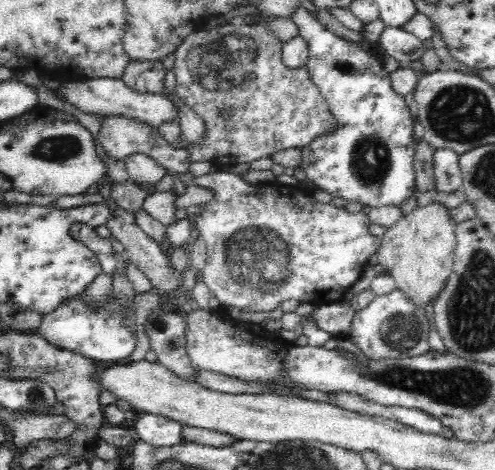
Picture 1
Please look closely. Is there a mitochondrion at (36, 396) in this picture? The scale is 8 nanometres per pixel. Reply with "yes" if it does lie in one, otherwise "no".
yes

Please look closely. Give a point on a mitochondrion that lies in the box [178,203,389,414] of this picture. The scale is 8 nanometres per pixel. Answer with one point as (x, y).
(261, 262)

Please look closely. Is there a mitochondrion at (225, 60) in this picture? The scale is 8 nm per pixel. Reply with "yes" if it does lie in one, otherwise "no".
yes

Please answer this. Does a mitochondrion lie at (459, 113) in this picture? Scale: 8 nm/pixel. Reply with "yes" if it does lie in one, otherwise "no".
yes

